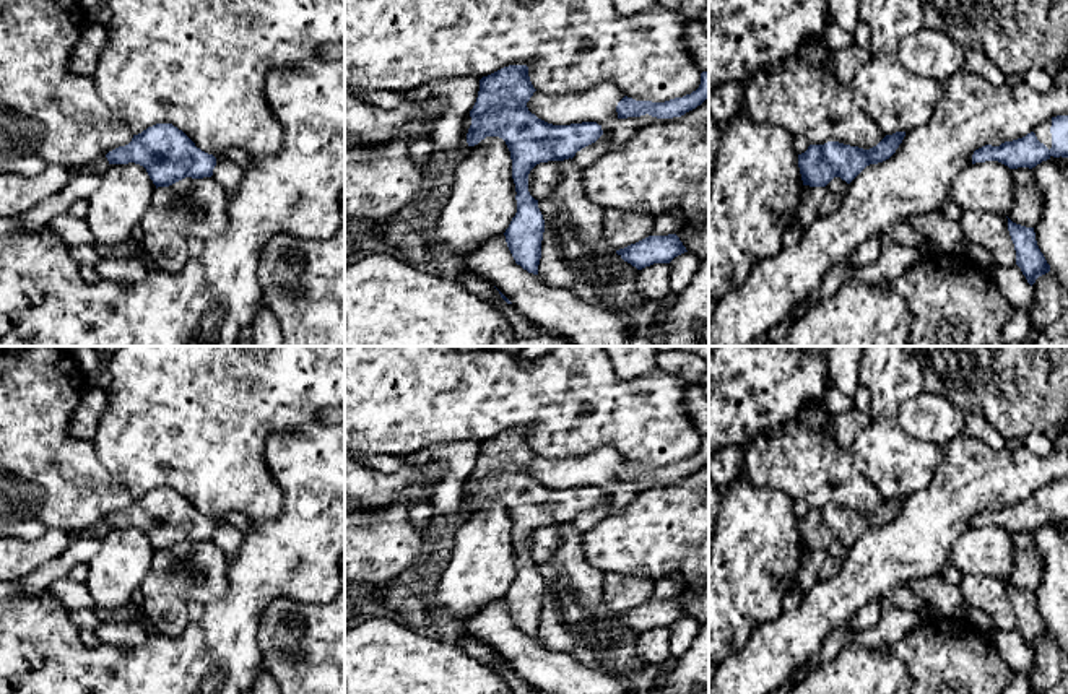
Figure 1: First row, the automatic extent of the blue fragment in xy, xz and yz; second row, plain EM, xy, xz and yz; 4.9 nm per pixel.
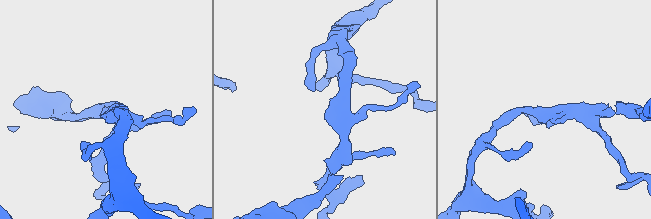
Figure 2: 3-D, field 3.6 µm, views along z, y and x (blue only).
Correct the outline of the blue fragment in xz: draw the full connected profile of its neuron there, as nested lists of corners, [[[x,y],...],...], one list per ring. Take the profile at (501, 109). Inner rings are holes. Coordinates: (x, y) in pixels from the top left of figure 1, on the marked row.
[[[509,65],[483,76],[470,111],[467,143],[475,146],[486,137],[506,141],[517,213],[504,236],[515,263],[538,275],[545,219],[538,200],[528,192],[528,174],[540,163],[572,159],[577,151],[595,143],[603,130],[597,122],[553,125],[538,119],[527,107],[535,91],[527,65]]]

